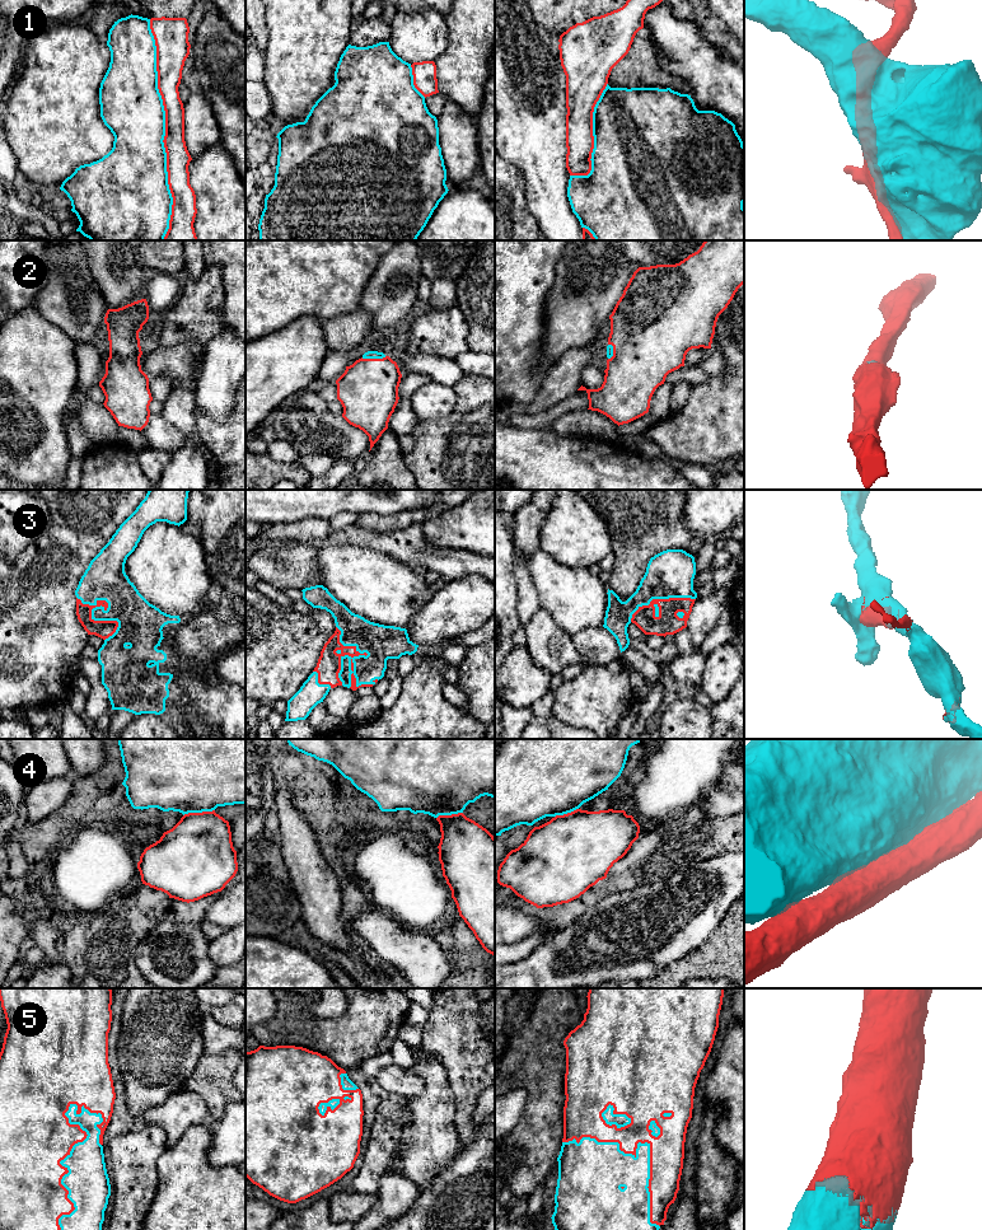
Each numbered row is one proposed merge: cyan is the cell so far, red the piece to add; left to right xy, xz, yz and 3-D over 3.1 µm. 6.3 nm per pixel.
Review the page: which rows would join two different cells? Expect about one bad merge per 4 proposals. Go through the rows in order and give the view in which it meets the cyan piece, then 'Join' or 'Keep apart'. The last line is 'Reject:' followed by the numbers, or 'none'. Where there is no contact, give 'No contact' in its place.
1: Touches cyan in xy. Keep apart
2: Touches cyan in xz. Join
3: Touches cyan in xz. Join
4: Touches cyan in xy. Join
5: Touches cyan in xy. Join
Reject: 1

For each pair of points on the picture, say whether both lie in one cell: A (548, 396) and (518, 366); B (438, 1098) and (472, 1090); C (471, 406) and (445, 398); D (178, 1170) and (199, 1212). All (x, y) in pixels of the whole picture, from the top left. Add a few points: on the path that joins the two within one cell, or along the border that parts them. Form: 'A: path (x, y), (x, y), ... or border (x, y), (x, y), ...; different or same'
A: border (553, 365), (534, 398), (525, 408); different
B: border (442, 1066), (453, 1094), (453, 1125); different
C: border (454, 388), (456, 407), (447, 416), (431, 419); different
D: path (186, 1181), (195, 1202); same

